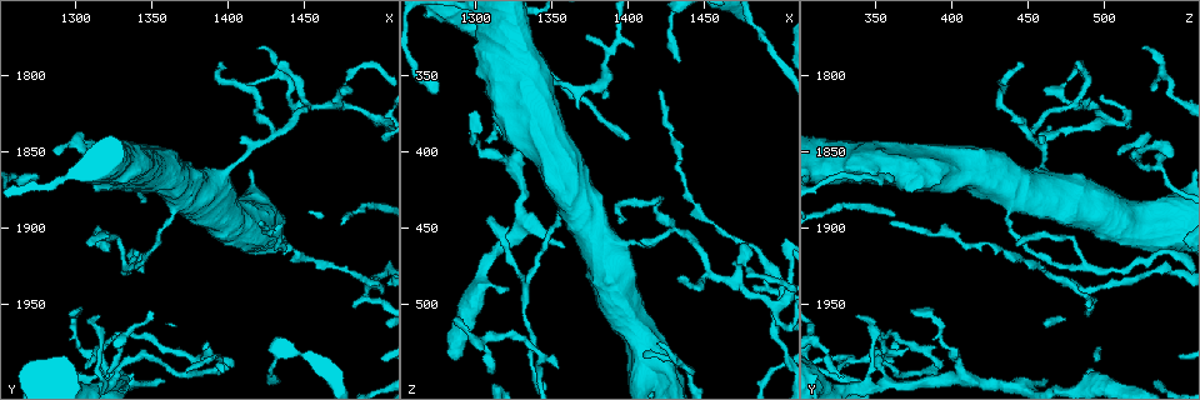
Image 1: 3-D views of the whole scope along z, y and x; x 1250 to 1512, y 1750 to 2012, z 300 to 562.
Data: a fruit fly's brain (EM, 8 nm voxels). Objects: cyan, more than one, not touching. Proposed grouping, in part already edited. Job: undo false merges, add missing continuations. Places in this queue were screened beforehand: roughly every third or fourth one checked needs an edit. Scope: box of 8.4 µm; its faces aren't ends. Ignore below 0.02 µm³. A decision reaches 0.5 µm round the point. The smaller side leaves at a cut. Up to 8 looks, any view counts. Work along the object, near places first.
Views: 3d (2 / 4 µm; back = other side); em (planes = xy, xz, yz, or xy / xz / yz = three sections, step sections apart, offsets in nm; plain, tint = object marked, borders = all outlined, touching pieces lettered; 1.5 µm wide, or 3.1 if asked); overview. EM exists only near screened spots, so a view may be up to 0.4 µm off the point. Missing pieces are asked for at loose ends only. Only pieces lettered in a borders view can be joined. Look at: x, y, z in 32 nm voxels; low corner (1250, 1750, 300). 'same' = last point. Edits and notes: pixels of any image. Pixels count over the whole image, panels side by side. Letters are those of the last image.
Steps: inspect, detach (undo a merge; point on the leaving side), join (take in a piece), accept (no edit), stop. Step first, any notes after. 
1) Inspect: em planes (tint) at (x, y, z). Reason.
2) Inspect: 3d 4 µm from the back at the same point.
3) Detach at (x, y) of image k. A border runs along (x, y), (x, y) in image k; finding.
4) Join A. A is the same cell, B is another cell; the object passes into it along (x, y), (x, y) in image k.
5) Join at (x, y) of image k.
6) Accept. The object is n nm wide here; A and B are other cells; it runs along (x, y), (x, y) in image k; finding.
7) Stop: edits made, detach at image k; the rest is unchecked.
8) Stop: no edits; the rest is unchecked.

Inspect: 3d 2 µm at (1432, 1790, 482). An open end.

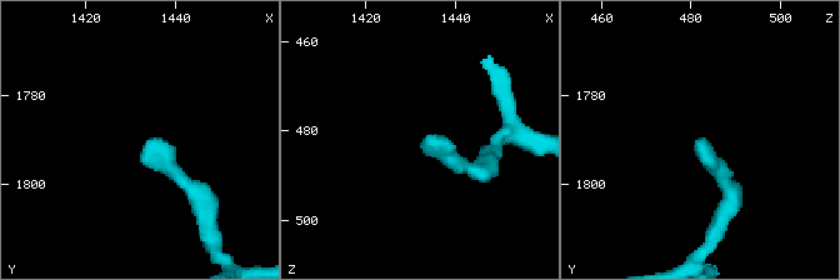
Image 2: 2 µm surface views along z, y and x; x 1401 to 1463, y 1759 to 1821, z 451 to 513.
Inspect: em planes (borders) at (1434, 1790, 482). Shape alone is not enough.

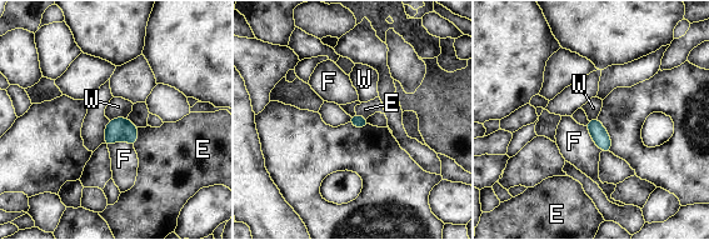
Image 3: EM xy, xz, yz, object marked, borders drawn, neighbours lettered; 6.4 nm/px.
Accept. E, F and W are other cells; a border runs along (126, 116), (116, 116), (109, 120) in image 3; none of them fits.

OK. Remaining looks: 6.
Inspect: 3d 2 µm at (1430, 1838, 450). Three arms meet.

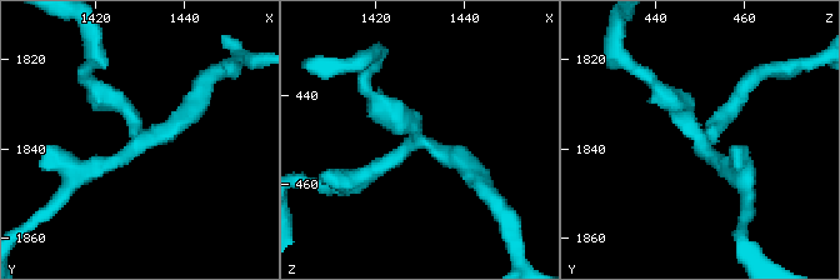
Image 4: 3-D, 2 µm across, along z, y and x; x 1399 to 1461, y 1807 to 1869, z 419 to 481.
Inspect: em 3.1 µm planes (borders) at (1429, 1839, 451). 3 arms meet here; need the tissue.

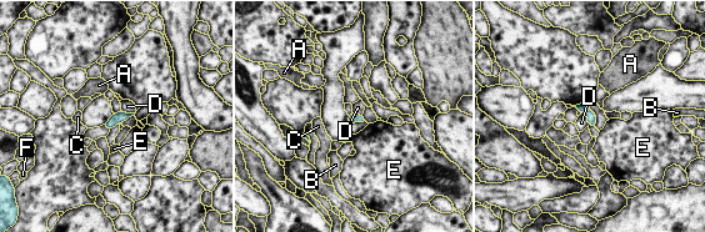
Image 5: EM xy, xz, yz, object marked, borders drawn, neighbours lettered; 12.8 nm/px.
Accept. A, B, C, D, E and F are other cells; a border runs along (136, 107), (134, 112), (121, 110) in image 5; one neuron here.

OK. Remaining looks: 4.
Inspect: 3d 4 µm at (1302, 1868, 346). Branch stops here.

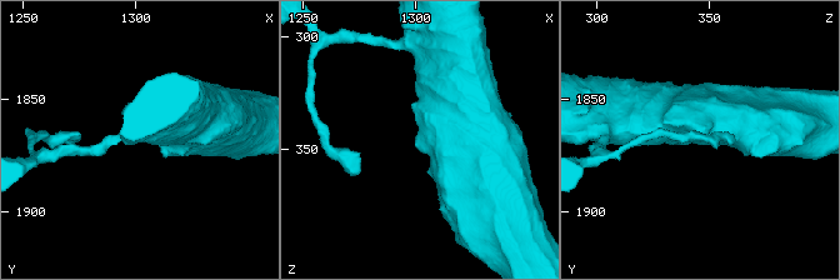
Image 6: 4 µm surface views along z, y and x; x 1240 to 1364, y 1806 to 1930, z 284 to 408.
Inspect: em planes (plain) at the same point.

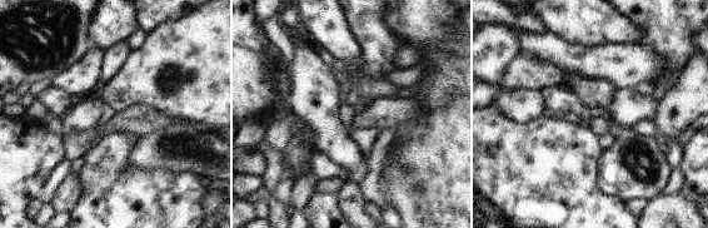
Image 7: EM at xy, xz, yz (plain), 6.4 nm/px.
Inspect: em planes (borders) at the same point.

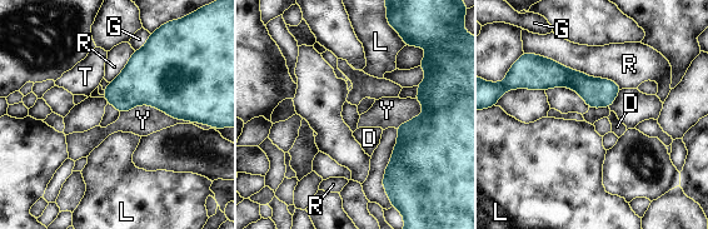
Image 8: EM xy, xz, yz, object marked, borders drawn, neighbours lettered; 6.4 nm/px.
Accept. D, G, L, R, T and Y are other cells; a border runs along (120, 111), (151, 105), (202, 124) in image 8; none of them fits.

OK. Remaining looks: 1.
Stop: no edits; the rest is unchecked.

